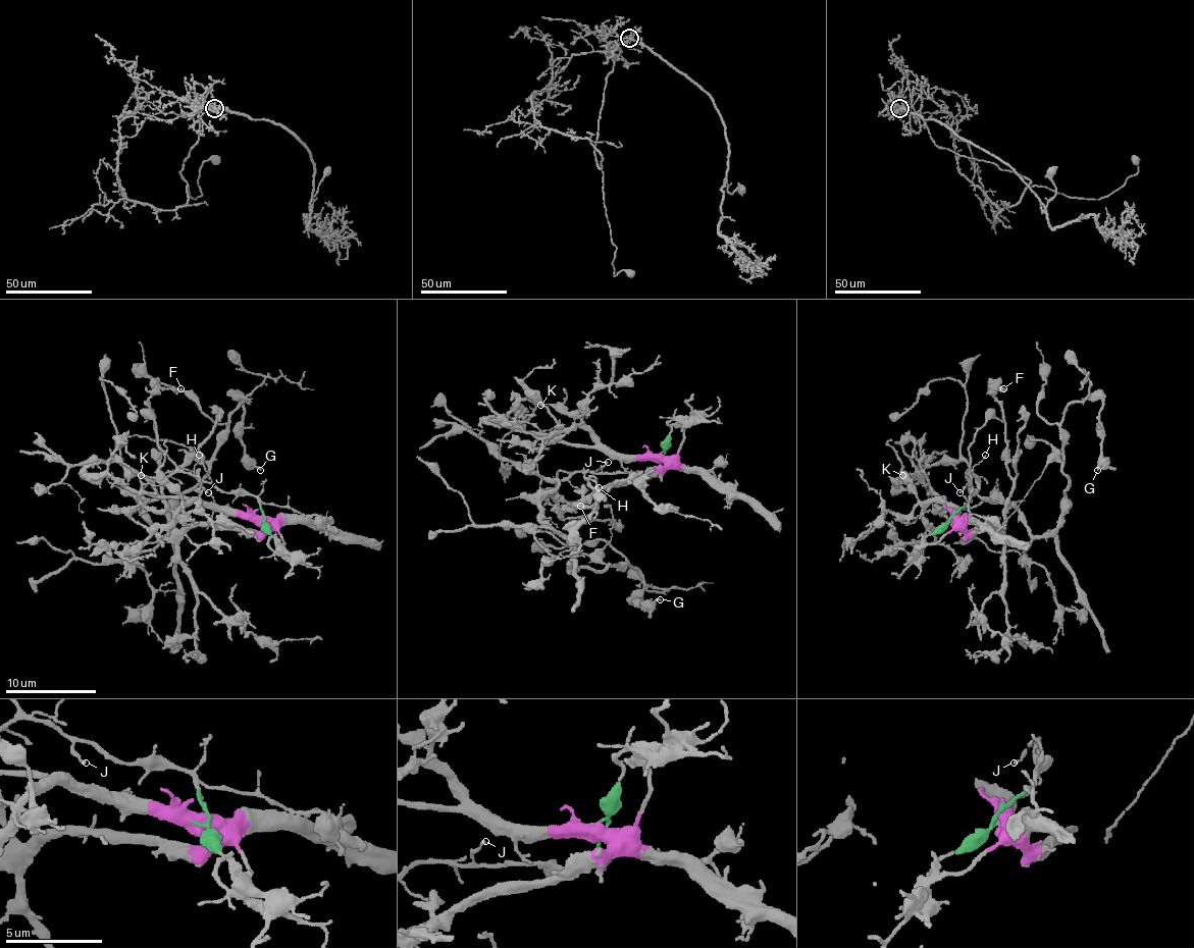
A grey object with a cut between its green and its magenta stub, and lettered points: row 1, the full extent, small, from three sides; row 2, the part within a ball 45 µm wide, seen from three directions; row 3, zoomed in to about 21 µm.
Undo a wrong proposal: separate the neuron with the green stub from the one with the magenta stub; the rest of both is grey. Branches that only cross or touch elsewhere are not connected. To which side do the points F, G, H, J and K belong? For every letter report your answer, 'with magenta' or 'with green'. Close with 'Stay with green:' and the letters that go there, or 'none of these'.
F: with magenta
G: with green
H: with green
J: with green
K: with magenta
Stay with green: G, H, J

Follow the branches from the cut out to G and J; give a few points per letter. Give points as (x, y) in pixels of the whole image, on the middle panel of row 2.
G: (660, 453), (651, 473), (574, 471), (540, 503), (576, 566), (628, 564), (644, 580), (641, 604), (660, 600)
J: (660, 453), (665, 453), (660, 469), (651, 473), (604, 471), (601, 469), (608, 462)

